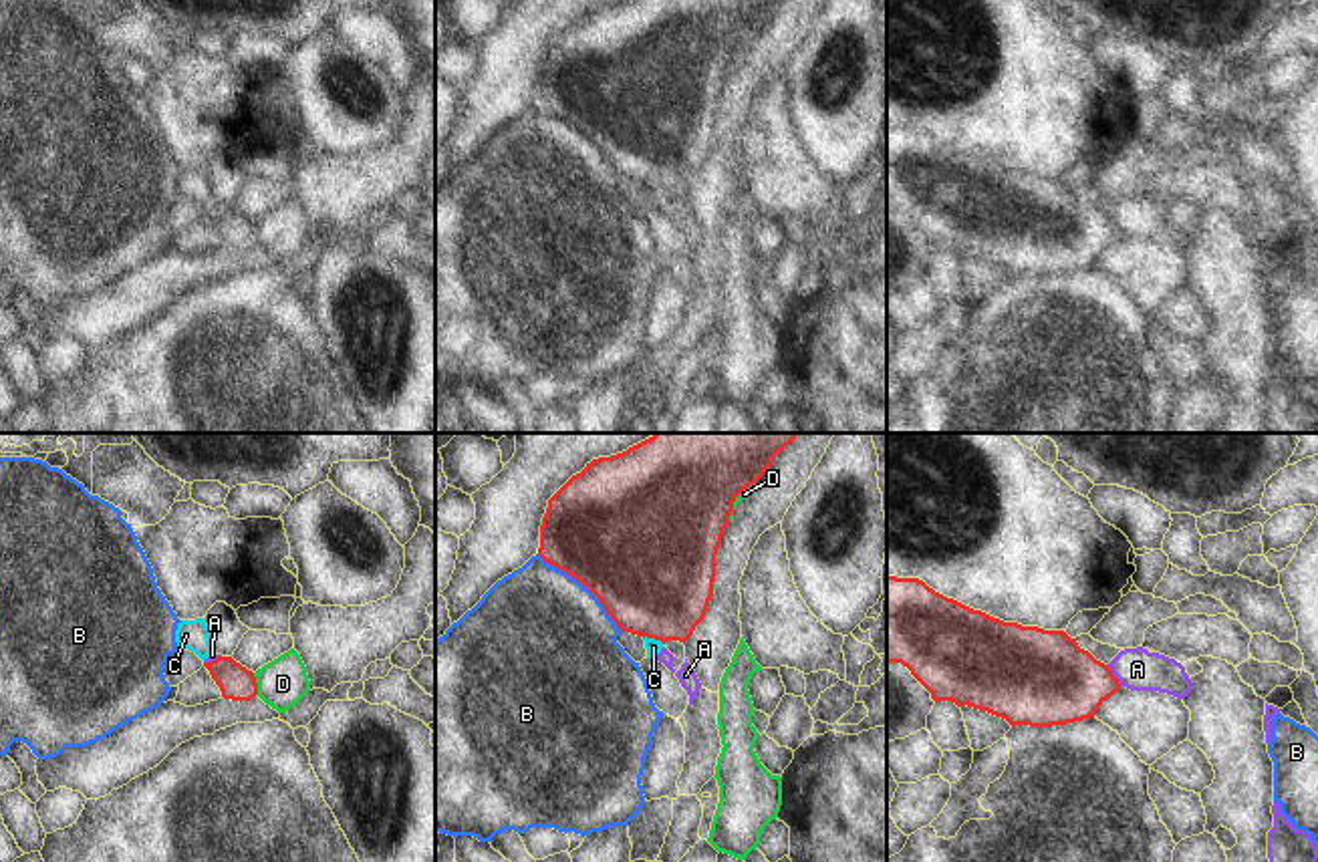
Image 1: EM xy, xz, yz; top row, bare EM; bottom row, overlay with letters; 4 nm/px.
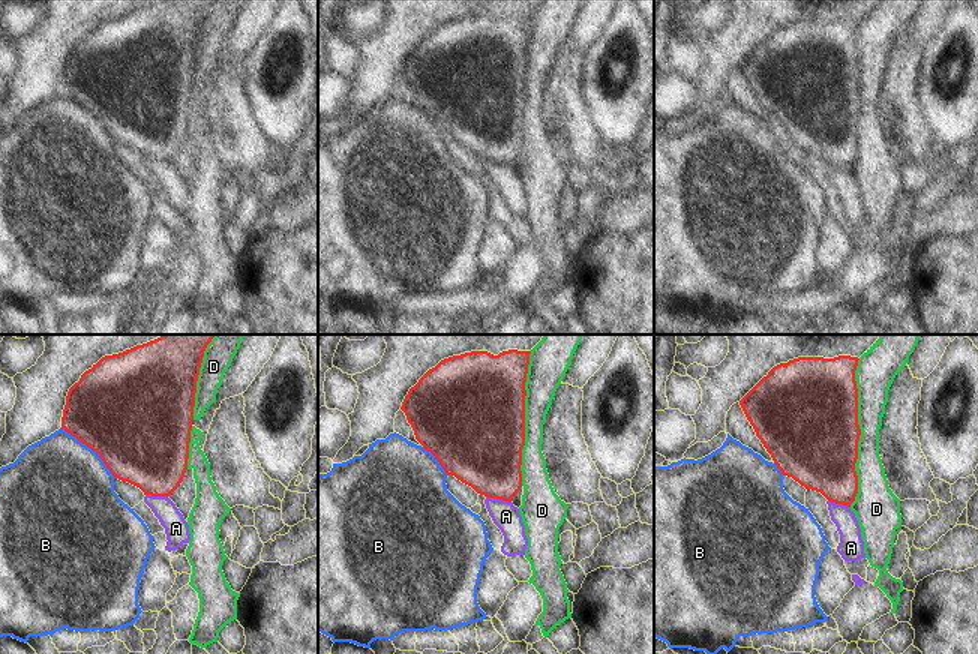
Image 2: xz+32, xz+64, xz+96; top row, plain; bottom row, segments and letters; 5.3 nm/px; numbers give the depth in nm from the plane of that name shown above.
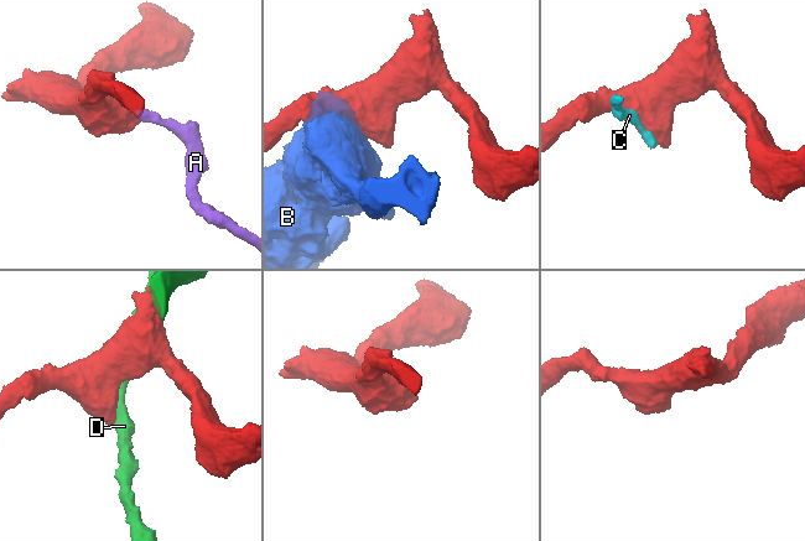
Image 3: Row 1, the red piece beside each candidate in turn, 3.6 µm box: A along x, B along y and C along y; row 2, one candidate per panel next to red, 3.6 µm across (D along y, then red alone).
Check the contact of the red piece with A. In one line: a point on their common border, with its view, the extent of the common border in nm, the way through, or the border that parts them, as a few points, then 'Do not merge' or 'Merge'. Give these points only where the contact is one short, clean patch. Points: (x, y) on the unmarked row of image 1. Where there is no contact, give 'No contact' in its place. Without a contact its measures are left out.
Touches red at yz (1113, 224). Shared border 110 nm. Boundary: yz (1107, 214), (1121, 234). Do not merge

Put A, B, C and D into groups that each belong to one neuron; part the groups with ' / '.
A C / B / D

